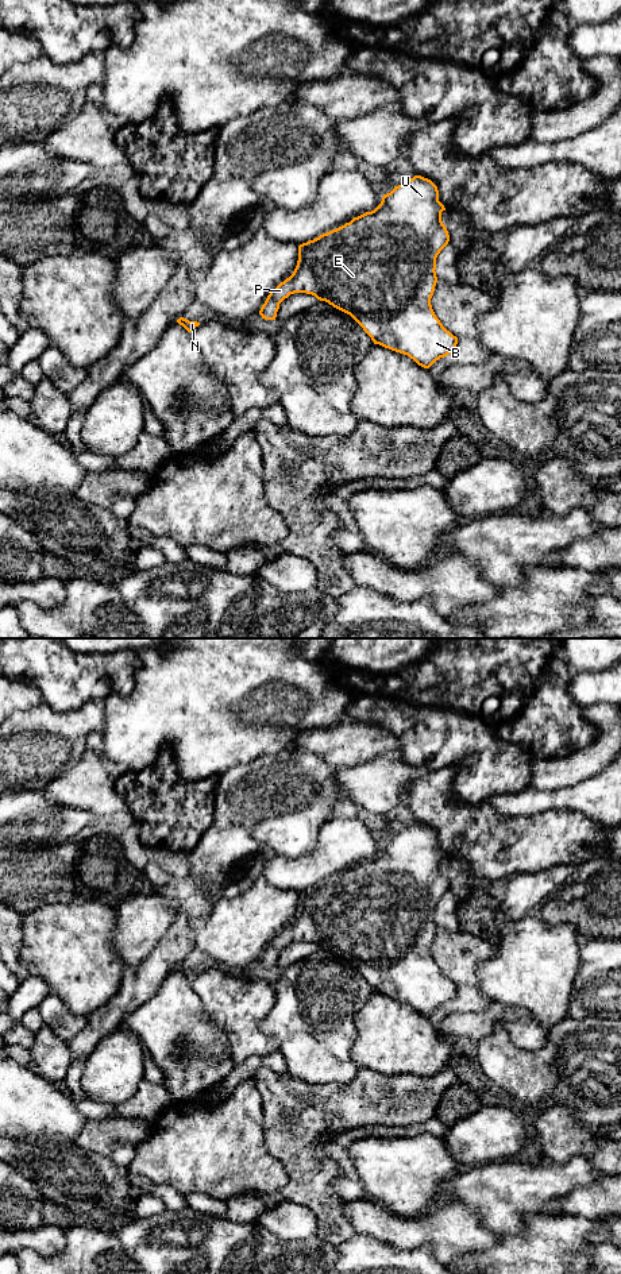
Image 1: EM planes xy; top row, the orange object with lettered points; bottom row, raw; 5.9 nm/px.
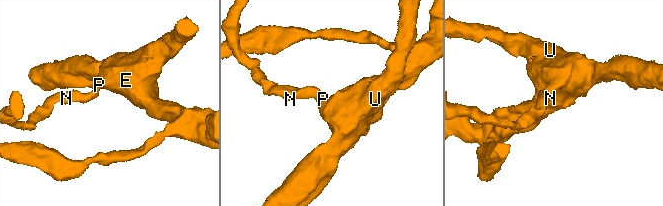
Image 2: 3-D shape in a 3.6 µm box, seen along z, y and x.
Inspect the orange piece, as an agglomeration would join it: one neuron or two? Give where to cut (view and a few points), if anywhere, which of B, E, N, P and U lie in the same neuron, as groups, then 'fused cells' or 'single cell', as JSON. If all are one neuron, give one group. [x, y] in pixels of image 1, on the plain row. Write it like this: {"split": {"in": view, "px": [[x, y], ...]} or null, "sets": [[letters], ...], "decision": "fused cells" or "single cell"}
{"split": null, "sets": [["B", "E", "N", "P", "U"]], "decision": "single cell"}

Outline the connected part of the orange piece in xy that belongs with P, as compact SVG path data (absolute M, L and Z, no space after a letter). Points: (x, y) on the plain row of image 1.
M414 823L413 826L402 830L401 833L394 834L394 837L390 841L383 842L381 852L374 858L366 860L358 865L354 865L350 870L346 870L344 873L336 877L332 877L327 881L323 881L313 888L300 892L298 893L298 908L297 908L297 914L293 922L289 926L286 926L284 930L281 930L274 938L270 939L270 942L267 943L265 951L262 953L259 958L259 962L265 968L275 968L277 960L279 957L279 951L285 946L288 946L290 942L294 942L294 941L312 942L317 947L325 949L333 956L350 962L363 976L363 978L371 985L374 992L379 992L392 999L408 1003L418 1014L424 1016L429 1016L436 1008L451 1001L456 996L456 992L458 992L458 985L454 984L450 978L447 978L443 974L443 972L436 965L432 957L432 953L431 953L431 946L433 943L435 934L437 930L437 924L435 919L436 906L450 889L448 879L441 869L443 858L446 858L446 856L439 849L437 834L431 827L424 826L421 823Z

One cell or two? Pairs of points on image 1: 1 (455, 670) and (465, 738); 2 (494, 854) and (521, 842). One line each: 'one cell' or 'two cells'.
1: two cells
2: one cell

